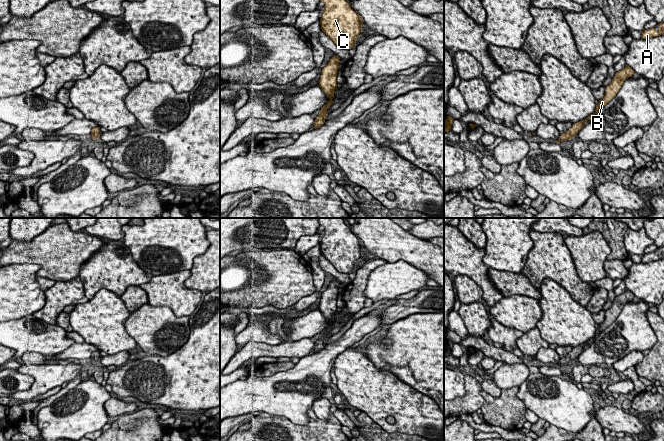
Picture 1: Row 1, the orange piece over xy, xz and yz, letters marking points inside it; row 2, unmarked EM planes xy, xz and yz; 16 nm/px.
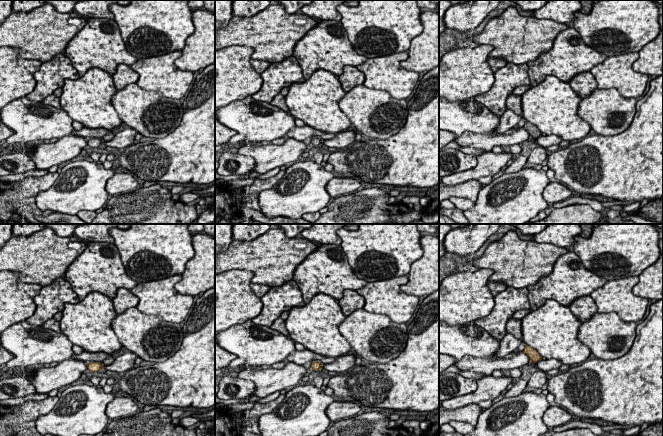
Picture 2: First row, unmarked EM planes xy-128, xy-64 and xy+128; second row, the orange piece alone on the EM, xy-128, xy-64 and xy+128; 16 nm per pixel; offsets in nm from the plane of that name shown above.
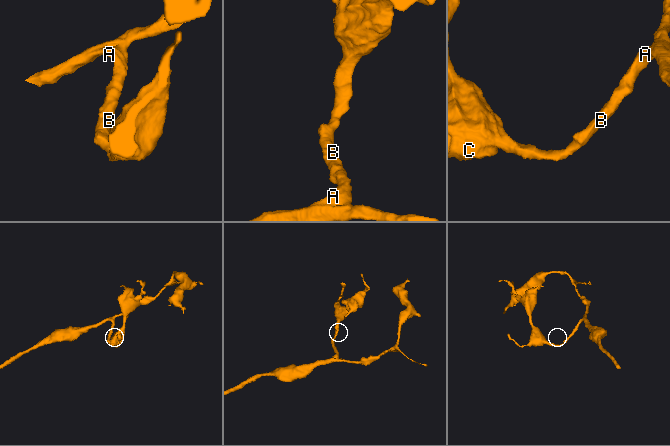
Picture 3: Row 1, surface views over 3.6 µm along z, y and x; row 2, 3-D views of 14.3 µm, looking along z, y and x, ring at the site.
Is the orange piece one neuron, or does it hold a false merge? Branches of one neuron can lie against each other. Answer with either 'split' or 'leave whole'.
leave whole

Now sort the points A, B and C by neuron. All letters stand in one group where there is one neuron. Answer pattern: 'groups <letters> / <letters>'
groups A B C

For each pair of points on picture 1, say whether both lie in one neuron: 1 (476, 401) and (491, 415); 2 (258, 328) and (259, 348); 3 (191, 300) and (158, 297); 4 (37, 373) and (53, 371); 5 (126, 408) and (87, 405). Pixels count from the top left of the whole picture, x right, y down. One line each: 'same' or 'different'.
1: different
2: different
3: same
4: same
5: different

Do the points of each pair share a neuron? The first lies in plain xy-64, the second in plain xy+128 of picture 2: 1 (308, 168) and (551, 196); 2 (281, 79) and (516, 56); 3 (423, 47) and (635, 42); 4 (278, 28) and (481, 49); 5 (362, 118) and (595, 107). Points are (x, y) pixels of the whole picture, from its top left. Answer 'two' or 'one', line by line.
1: two
2: two
3: two
4: two
5: one

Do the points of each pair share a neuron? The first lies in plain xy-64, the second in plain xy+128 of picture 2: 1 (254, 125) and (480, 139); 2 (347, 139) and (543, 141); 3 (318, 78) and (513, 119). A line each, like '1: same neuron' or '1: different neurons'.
1: different neurons
2: same neuron
3: different neurons

